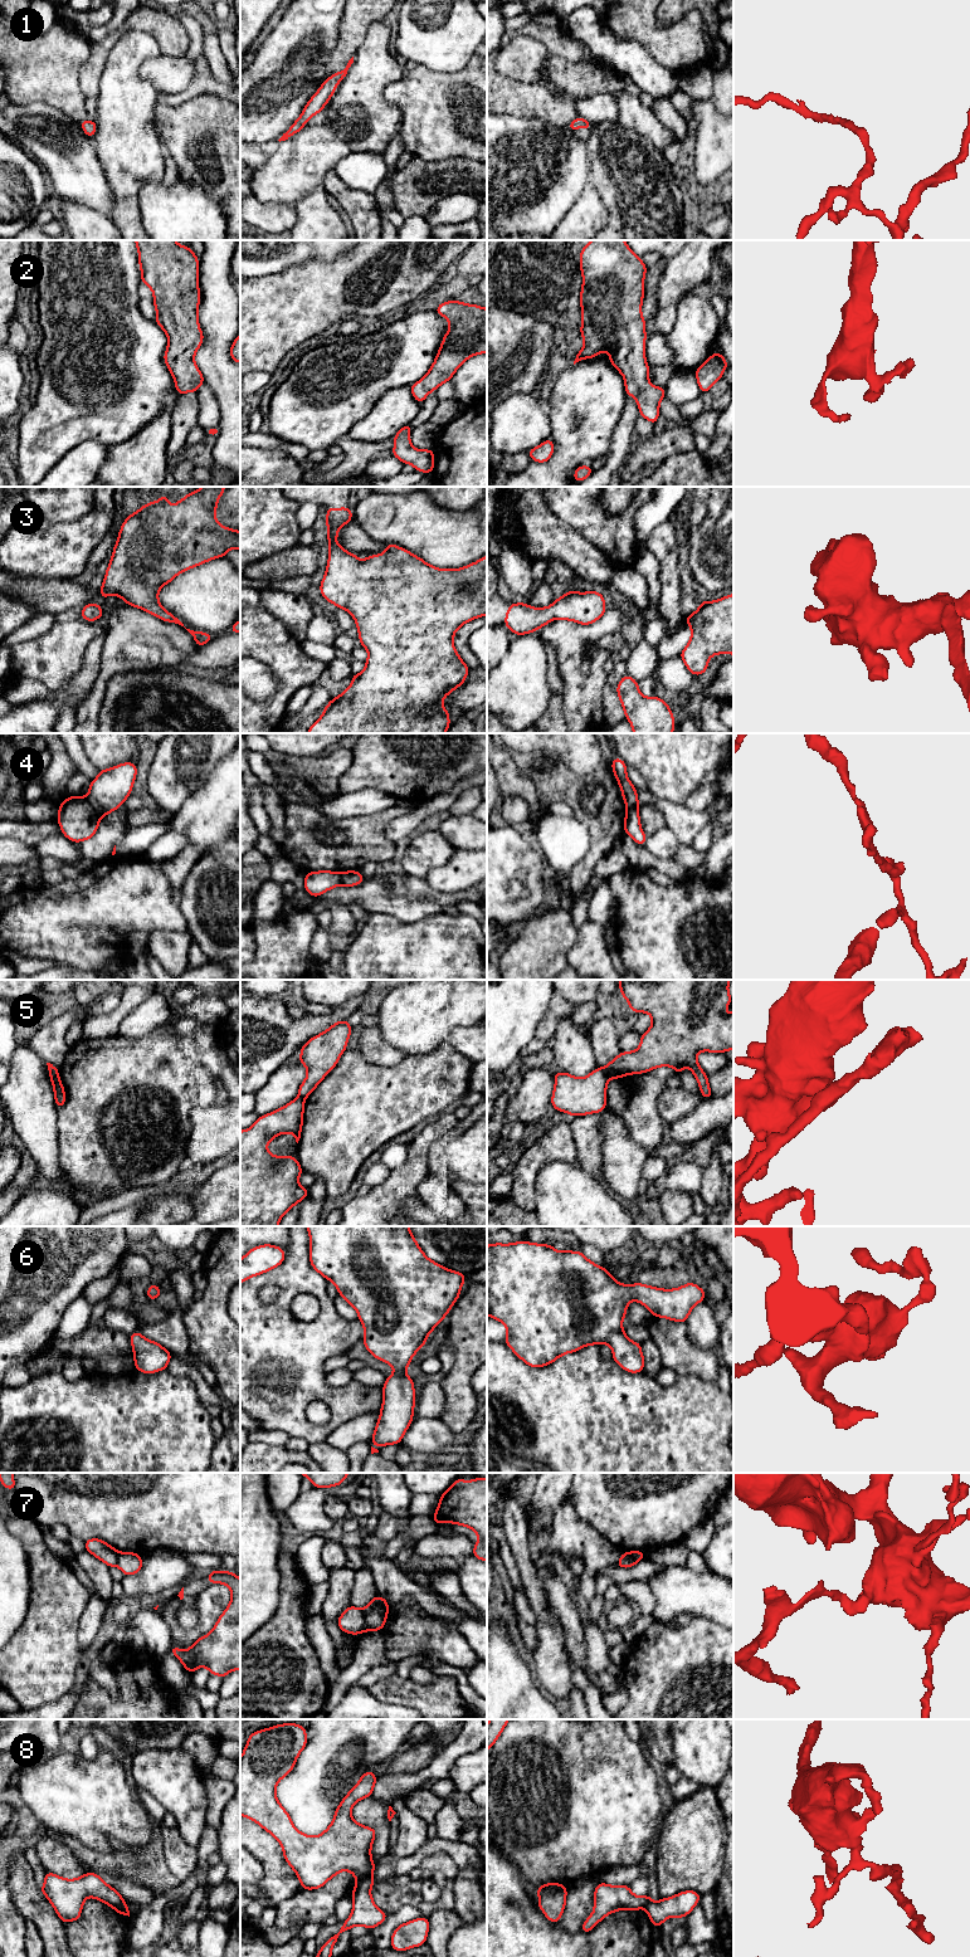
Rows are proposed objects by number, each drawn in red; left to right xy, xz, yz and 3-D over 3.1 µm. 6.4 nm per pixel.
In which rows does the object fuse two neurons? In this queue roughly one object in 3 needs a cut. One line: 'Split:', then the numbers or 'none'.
Split: 4, 5, 7, 8

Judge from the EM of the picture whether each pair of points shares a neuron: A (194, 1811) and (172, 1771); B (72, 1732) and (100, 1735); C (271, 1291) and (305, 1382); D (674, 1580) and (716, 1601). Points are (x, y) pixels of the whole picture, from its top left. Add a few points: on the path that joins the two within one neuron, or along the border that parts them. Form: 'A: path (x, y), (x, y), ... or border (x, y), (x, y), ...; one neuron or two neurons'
A: path (188, 1801), (174, 1781); one neuron
B: path (78, 1732), (93, 1732); one neuron
C: border (279, 1288), (272, 1301), (261, 1302); two neurons
D: path (685, 1590), (706, 1595); one neuron

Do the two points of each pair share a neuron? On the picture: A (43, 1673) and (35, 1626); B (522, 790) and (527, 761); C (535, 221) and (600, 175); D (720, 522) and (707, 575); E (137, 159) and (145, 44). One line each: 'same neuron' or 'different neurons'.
A: same neuron
B: different neurons
C: different neurons
D: same neuron
E: same neuron

